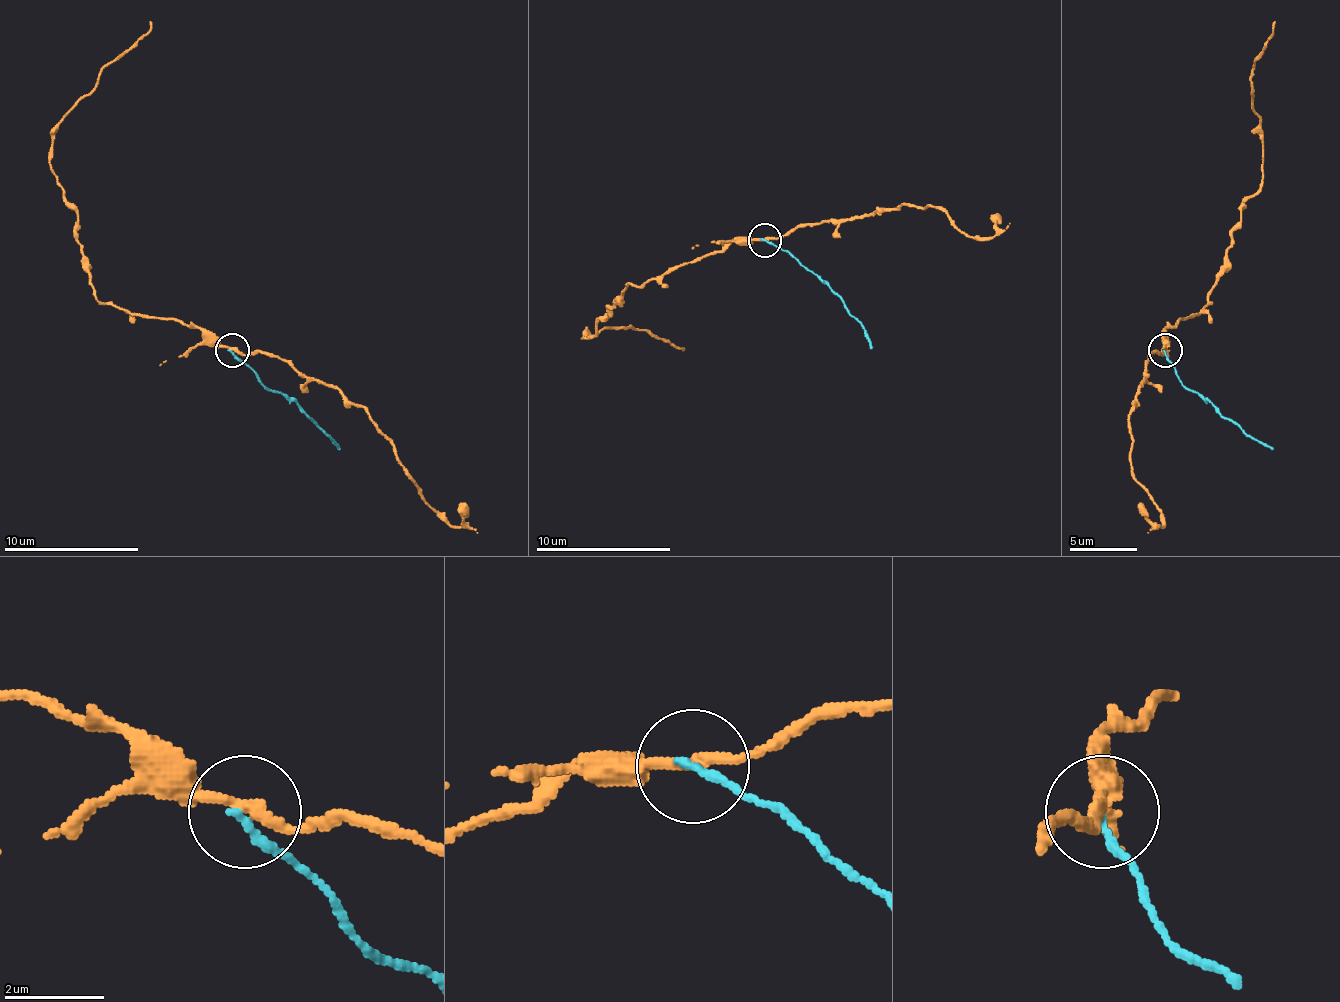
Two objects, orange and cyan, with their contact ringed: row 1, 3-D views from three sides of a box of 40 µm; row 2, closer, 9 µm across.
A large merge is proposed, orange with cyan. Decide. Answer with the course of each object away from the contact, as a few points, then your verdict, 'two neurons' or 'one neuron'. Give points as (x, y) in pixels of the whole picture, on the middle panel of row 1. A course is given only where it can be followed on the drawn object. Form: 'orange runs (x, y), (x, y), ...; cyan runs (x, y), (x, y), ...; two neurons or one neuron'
orange runs (765, 239), (732, 239), (630, 283), (613, 300), (610, 317), (583, 337), (630, 327), (681, 351); cyan runs (765, 239), (806, 266), (820, 280), (874, 347); two neurons

